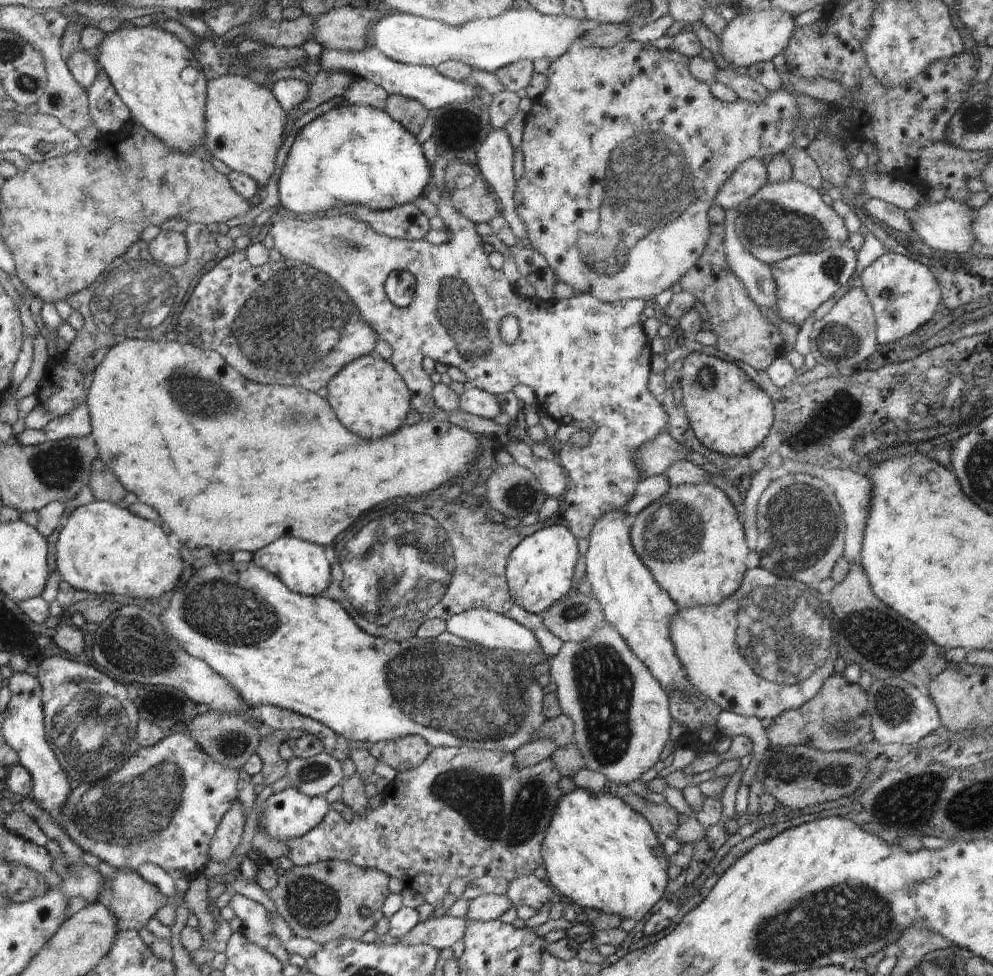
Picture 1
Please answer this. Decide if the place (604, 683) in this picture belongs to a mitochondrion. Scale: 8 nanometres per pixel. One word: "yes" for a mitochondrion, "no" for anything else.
yes

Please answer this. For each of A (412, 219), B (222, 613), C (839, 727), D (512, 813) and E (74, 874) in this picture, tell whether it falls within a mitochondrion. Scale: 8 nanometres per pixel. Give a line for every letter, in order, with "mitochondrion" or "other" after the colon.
A: other
B: mitochondrion
C: mitochondrion
D: mitochondrion
E: mitochondrion

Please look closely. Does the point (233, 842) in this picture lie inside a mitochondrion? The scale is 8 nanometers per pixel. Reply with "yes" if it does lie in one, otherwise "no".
no

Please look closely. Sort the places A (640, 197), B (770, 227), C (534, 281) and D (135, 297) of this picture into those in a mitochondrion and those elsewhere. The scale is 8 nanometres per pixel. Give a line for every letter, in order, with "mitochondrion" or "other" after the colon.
A: mitochondrion
B: mitochondrion
C: other
D: mitochondrion

